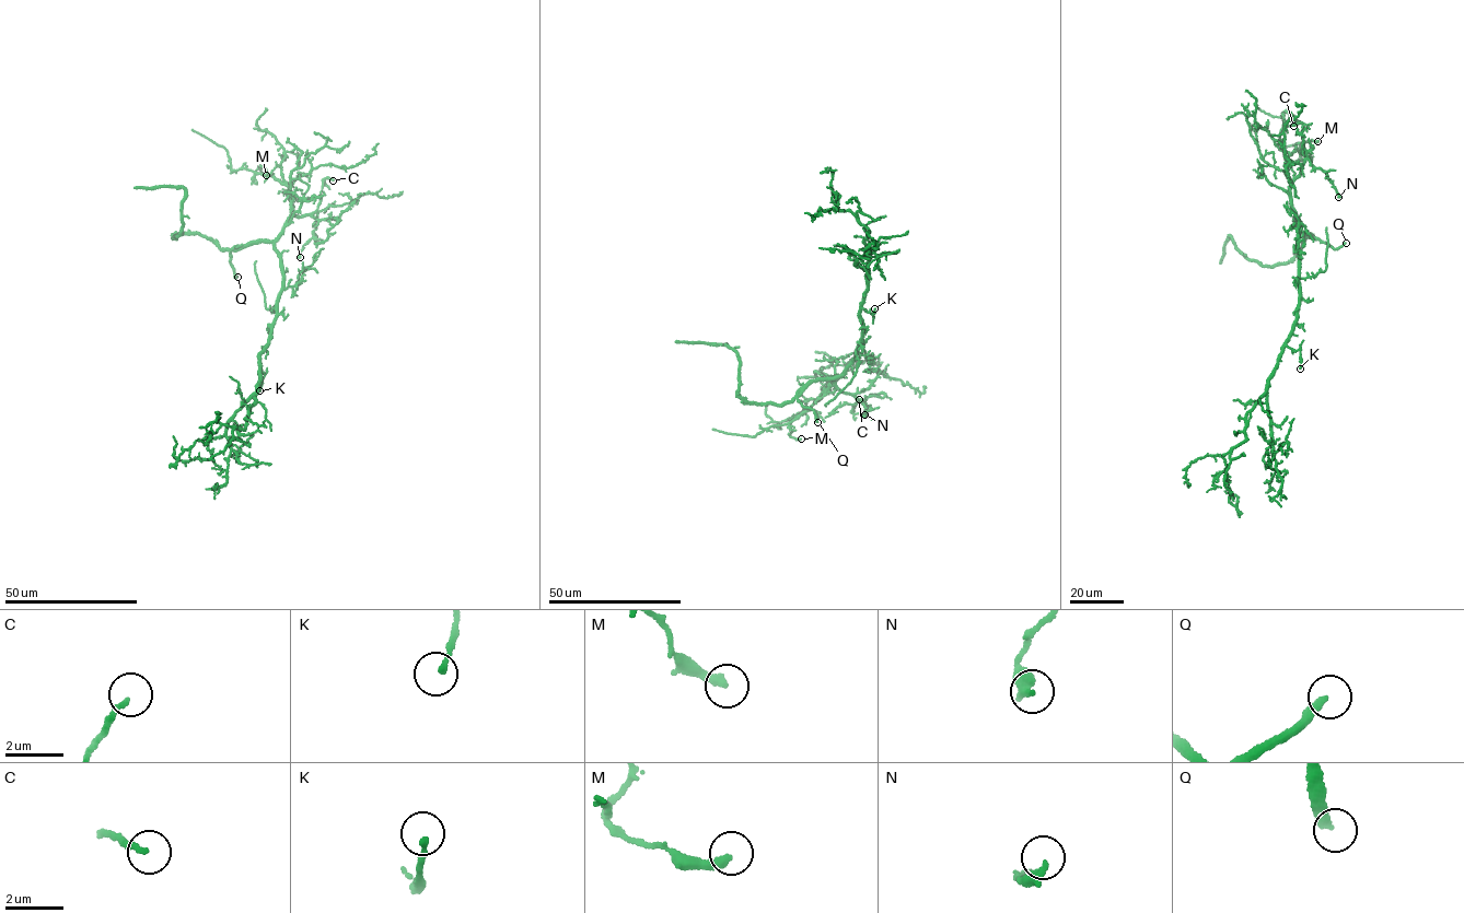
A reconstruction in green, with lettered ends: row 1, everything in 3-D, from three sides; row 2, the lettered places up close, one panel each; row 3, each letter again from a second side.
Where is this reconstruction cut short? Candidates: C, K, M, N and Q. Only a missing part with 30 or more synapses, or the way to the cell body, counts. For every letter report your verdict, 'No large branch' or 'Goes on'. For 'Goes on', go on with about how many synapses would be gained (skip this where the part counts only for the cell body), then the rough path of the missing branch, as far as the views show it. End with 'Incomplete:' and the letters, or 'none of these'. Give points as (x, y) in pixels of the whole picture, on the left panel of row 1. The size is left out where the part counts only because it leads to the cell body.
C: No large branch
K: No large branch
M: No large branch
N: No large branch
Q: Goes on. Course of what is missing: (237, 277), (260, 261), (264, 252), (288, 237), (345, 223), (355, 218), (352, 214)
Incomplete: Q

